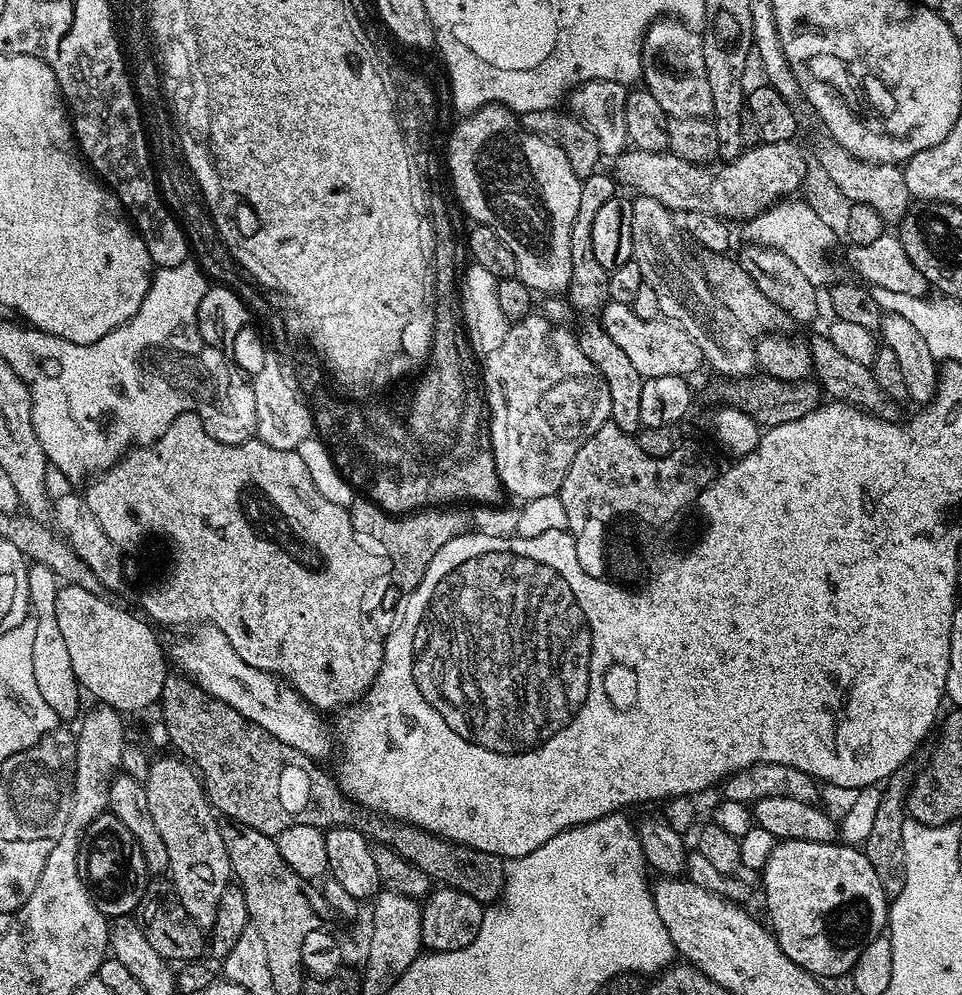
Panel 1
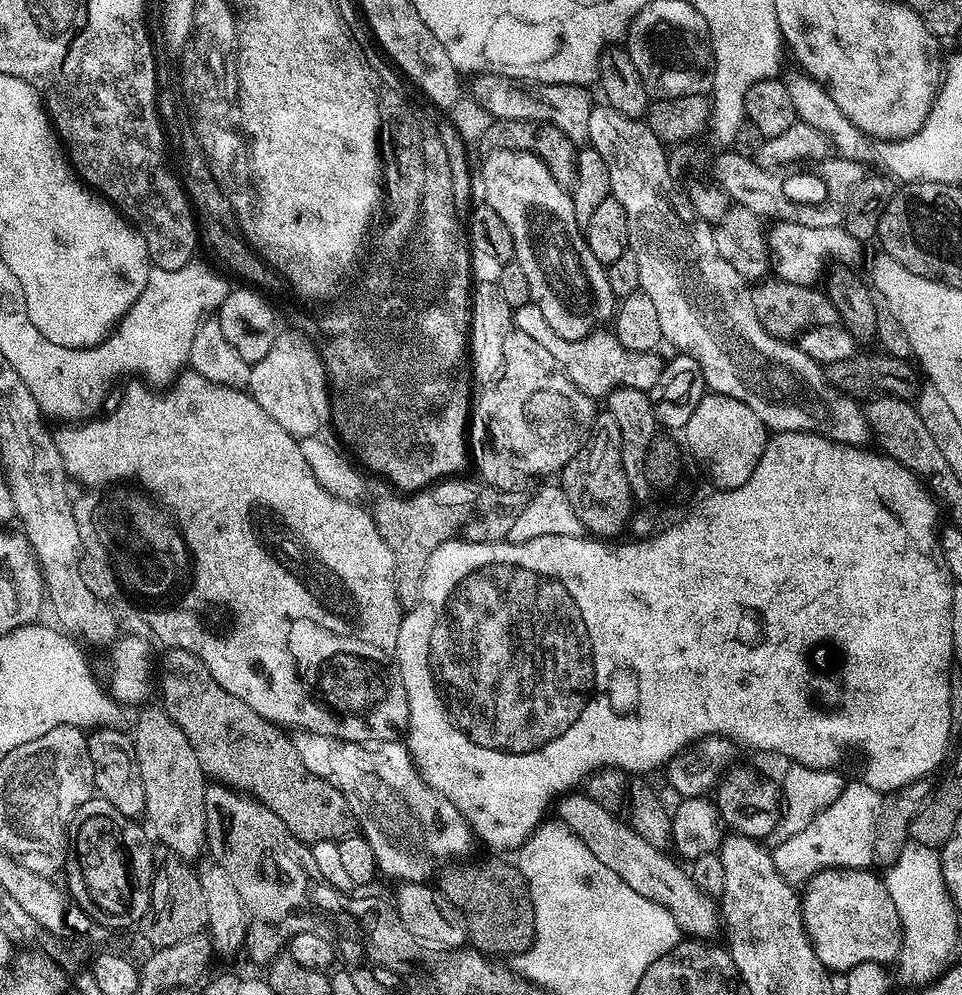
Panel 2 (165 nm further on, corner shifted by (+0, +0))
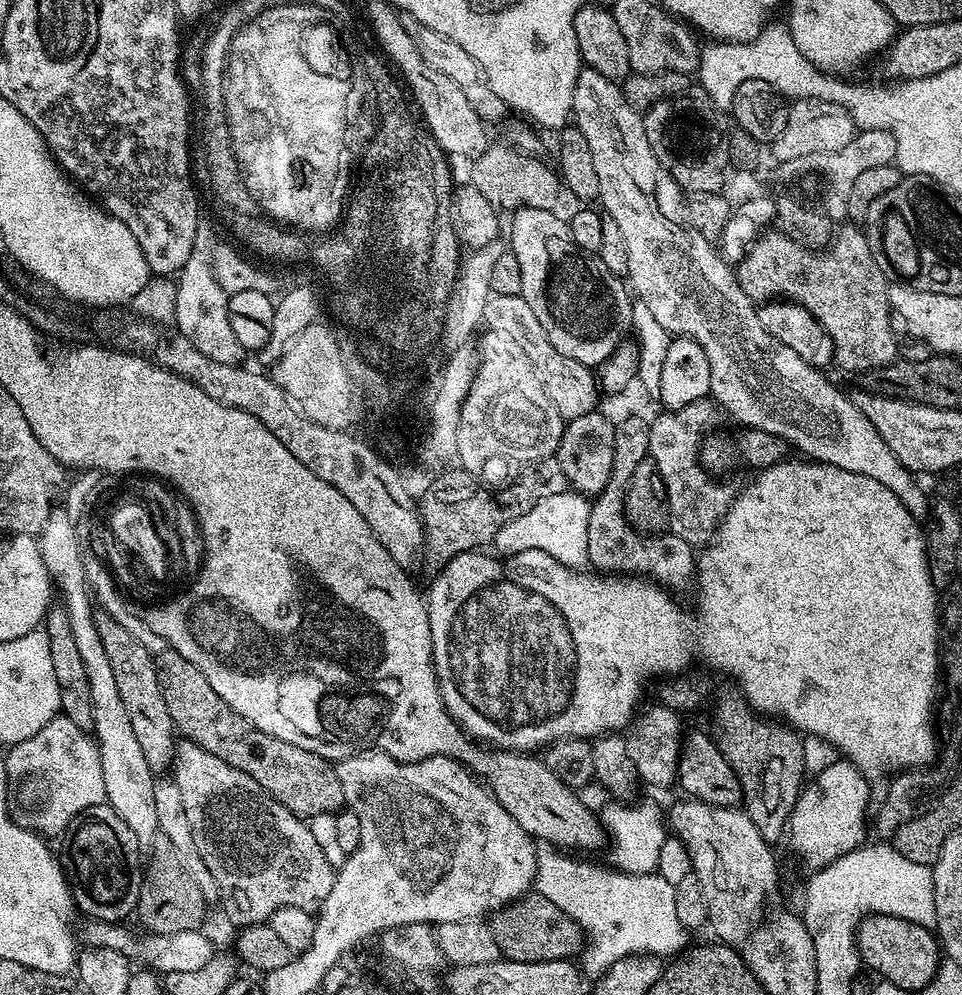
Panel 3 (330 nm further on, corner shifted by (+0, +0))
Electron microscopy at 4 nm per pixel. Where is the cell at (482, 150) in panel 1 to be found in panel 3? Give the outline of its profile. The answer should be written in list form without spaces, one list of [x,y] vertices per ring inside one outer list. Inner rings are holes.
[[[523,206],[515,209],[511,213],[512,216],[512,244],[510,240],[510,251],[518,258],[518,266],[522,266],[522,290],[520,295],[524,297],[526,302],[530,302],[530,310],[534,310],[534,318],[542,326],[542,330],[546,334],[546,338],[554,346],[554,350],[558,350],[566,358],[574,358],[574,362],[582,362],[589,366],[599,366],[606,362],[606,358],[610,358],[610,354],[614,354],[614,350],[625,339],[624,336],[632,327],[632,306],[633,297],[630,295],[630,288],[621,277],[615,276],[609,268],[600,260],[599,255],[583,252],[578,246],[578,242],[574,242],[574,234],[568,228],[568,220],[560,217],[556,212],[547,212],[538,208],[525,208]]]

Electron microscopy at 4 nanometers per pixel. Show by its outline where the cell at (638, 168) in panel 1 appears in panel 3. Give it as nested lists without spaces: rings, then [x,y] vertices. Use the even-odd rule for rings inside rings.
[[[886,130],[857,131],[856,137],[842,150],[827,152],[826,154],[806,154],[806,158],[790,158],[779,161],[780,176],[784,180],[796,180],[799,176],[808,176],[813,172],[816,176],[828,180],[828,193],[824,200],[828,203],[826,215],[833,222],[848,220],[848,207],[850,206],[850,189],[854,187],[854,181],[873,166],[886,166],[896,159],[896,143],[894,138]]]

